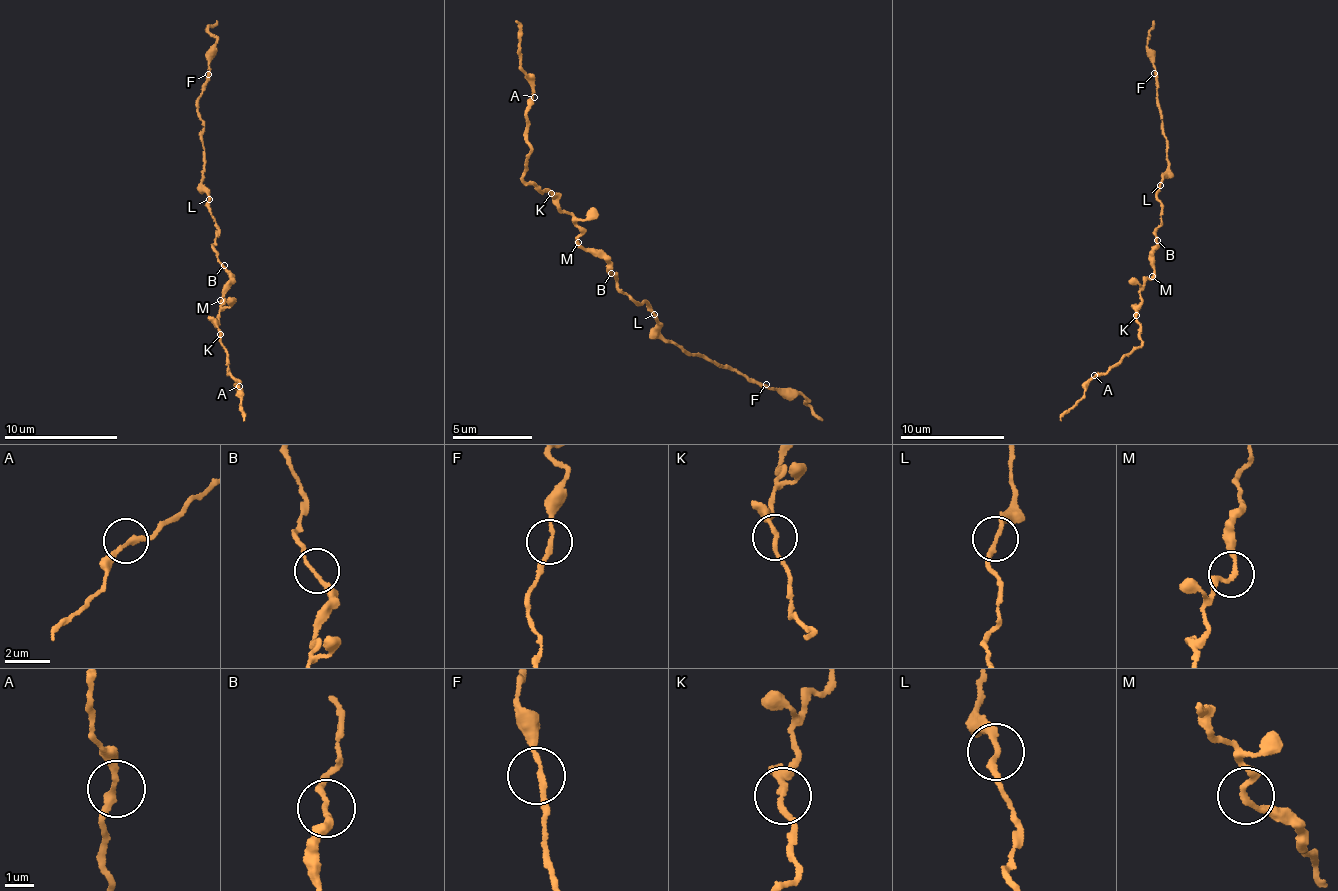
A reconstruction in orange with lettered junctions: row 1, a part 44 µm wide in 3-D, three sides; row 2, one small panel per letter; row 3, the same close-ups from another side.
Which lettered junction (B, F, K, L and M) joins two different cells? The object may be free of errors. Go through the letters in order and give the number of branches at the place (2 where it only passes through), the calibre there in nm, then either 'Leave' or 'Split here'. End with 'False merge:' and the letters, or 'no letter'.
B: Branches: 2. Thickness 170 nm. Leave
F: Branches: 2. Thickness 180 nm. Leave
K: Branches: 2. Thickness 180 nm. Split here
L: Branches: 2. Thickness 190 nm. Leave
M: Branches: 2. Thickness 180 nm. Leave
False merge: K

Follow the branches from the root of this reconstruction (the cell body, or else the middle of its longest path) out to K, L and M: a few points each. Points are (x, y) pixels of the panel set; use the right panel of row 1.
K: (1156, 237), (1157, 247), (1152, 251), (1154, 277), (1143, 287), (1137, 315)
L: (1156, 237), (1155, 230), (1161, 220), (1161, 202), (1156, 196), (1160, 185)
M: (1156, 237), (1152, 276)

